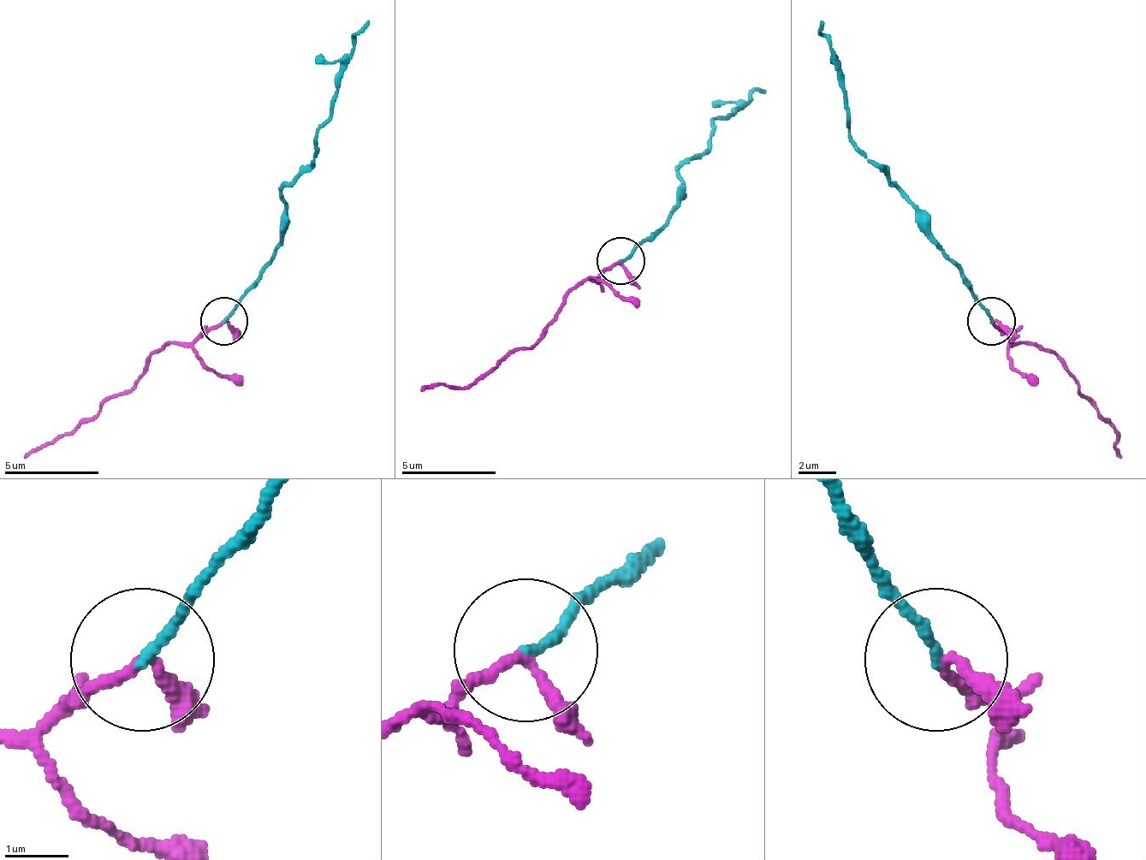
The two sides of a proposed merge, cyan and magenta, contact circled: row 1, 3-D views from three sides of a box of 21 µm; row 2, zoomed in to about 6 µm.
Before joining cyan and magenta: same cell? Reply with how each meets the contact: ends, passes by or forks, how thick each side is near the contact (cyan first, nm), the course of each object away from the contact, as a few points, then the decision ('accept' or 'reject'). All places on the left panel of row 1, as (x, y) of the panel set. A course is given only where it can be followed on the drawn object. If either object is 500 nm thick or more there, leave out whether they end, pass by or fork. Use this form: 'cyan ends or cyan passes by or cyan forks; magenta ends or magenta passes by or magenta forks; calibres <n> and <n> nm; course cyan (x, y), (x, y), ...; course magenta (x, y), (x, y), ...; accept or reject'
cyan ends; magenta passes by; calibres 150 and 150 nm; course cyan (222, 320), (275, 253), (284, 216), (279, 192), (312, 163), (317, 145), (331, 116), (341, 59), (370, 21); course magenta (222, 320), (185, 343), (161, 348), (90, 419), (23, 457); accept

